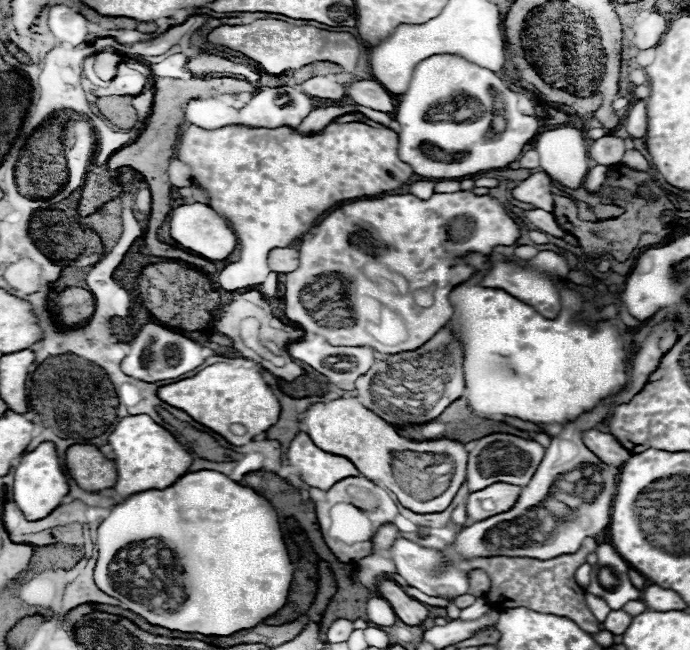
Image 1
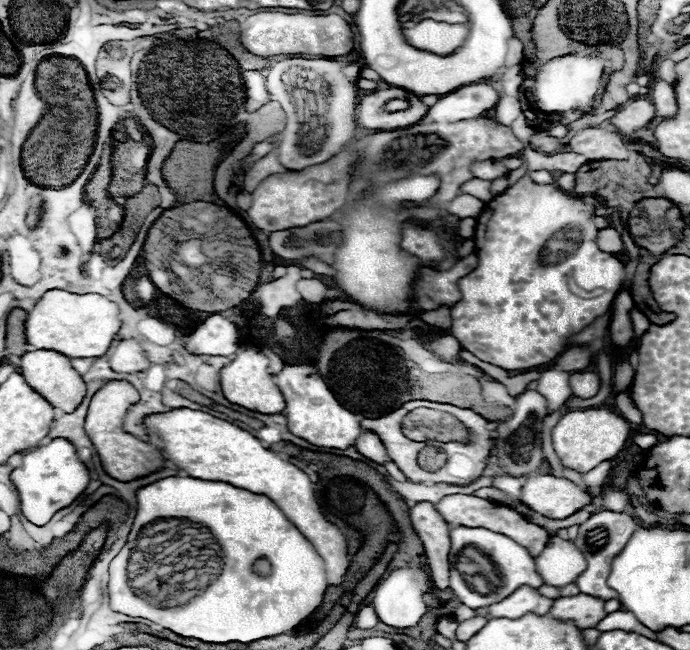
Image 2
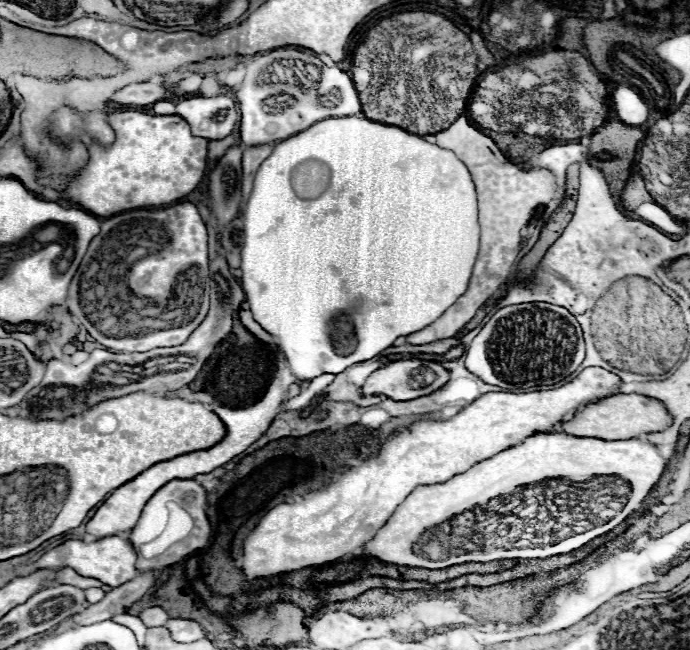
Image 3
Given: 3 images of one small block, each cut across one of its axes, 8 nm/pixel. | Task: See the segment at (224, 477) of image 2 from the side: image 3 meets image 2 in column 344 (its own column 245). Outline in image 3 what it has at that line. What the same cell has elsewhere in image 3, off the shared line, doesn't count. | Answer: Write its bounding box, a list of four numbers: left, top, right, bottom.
[242,368,622,578]

